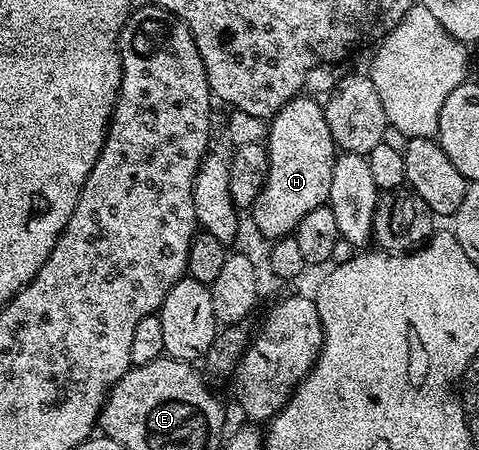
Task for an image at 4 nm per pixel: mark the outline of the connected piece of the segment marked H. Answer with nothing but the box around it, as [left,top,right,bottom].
[252,97,336,241]

